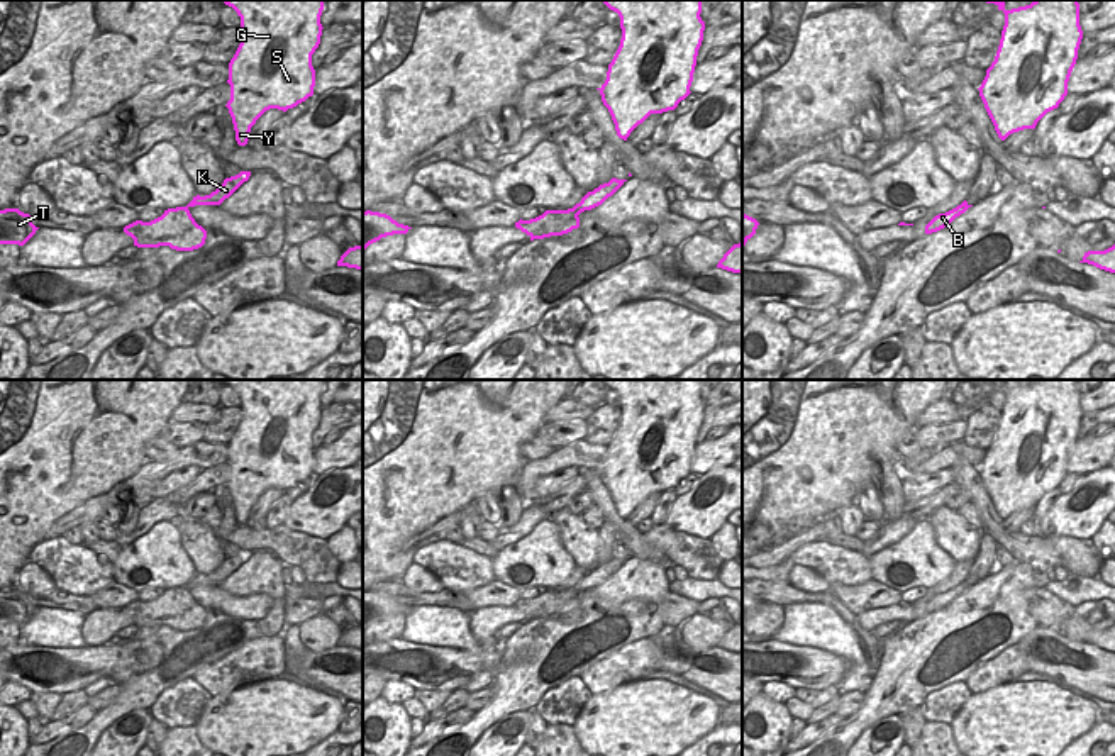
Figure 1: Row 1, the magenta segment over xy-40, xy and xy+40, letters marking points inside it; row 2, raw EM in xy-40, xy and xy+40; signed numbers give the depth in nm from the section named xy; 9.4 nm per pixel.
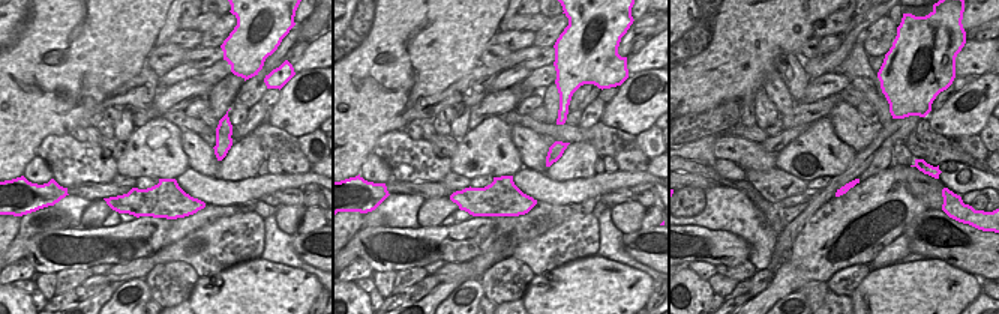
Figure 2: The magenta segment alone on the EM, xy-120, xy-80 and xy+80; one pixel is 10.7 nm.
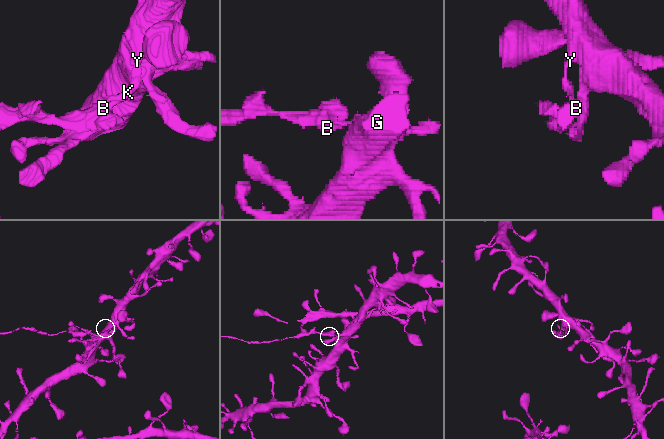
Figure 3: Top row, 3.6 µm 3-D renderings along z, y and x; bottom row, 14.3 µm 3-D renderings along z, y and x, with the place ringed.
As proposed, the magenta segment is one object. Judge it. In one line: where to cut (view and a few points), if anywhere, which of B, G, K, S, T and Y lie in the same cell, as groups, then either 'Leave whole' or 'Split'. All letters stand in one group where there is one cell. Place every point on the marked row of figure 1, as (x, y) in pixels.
Split along xy (570, 209), (576, 216). Groups: B T / G K S Y. Split

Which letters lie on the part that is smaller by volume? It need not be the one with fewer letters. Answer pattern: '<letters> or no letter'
B, T

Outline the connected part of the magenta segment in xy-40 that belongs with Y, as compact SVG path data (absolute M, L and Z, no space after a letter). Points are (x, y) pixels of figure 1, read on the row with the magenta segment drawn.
M224 0L241 17L242 41L229 63L236 141L246 146L251 127L269 108L286 112L313 95L312 54L320 44L324 0Z

